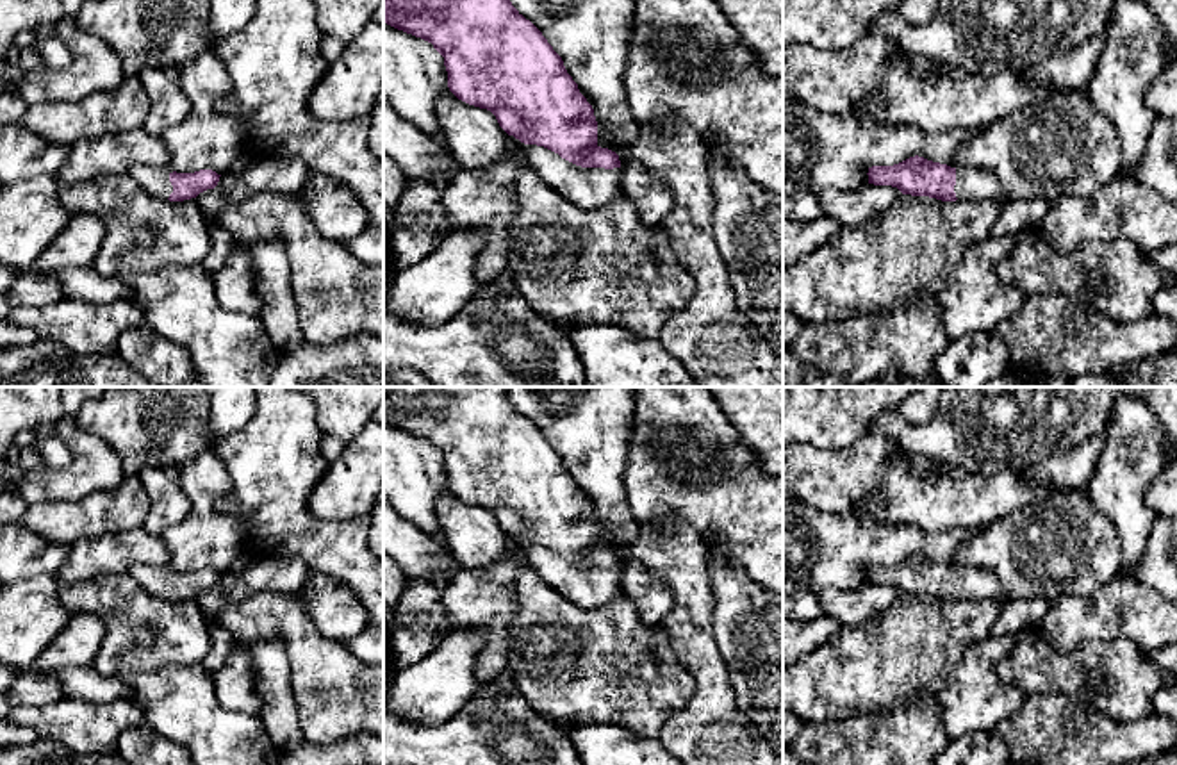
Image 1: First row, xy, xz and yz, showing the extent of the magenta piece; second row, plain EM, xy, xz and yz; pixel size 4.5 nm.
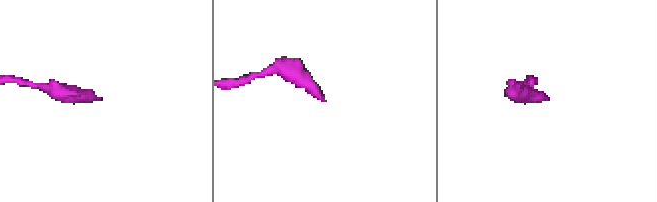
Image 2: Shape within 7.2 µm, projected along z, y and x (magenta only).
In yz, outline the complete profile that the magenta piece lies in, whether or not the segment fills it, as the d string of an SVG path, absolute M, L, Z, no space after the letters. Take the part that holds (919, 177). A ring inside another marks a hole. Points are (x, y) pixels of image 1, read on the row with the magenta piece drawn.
M910 157L893 166L868 168L868 184L892 185L902 194L942 202L1008 202L999 177L986 168L951 168L924 157Z

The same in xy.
M150 164L132 166L127 175L150 194L169 202L196 200L200 193L214 189L221 177L212 169L177 173L169 168L155 168Z

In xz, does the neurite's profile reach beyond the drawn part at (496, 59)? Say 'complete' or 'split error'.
split error

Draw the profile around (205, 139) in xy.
M207 50L178 66L177 77L191 102L191 111L184 121L160 136L169 153L169 169L228 173L246 153L248 134L243 121L216 111L216 103L230 93L223 62Z

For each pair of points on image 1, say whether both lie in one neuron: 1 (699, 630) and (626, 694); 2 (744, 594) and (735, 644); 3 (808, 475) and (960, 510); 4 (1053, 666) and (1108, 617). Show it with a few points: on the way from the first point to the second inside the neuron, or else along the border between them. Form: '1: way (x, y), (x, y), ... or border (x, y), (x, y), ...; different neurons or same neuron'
1: border (658, 625), (698, 687); different neurons
2: way (744, 607), (744, 632); same neuron
3: way (846, 475), (883, 475), (910, 500), (922, 503); same neuron
4: border (1037, 628), (1056, 651), (1110, 641); different neurons

